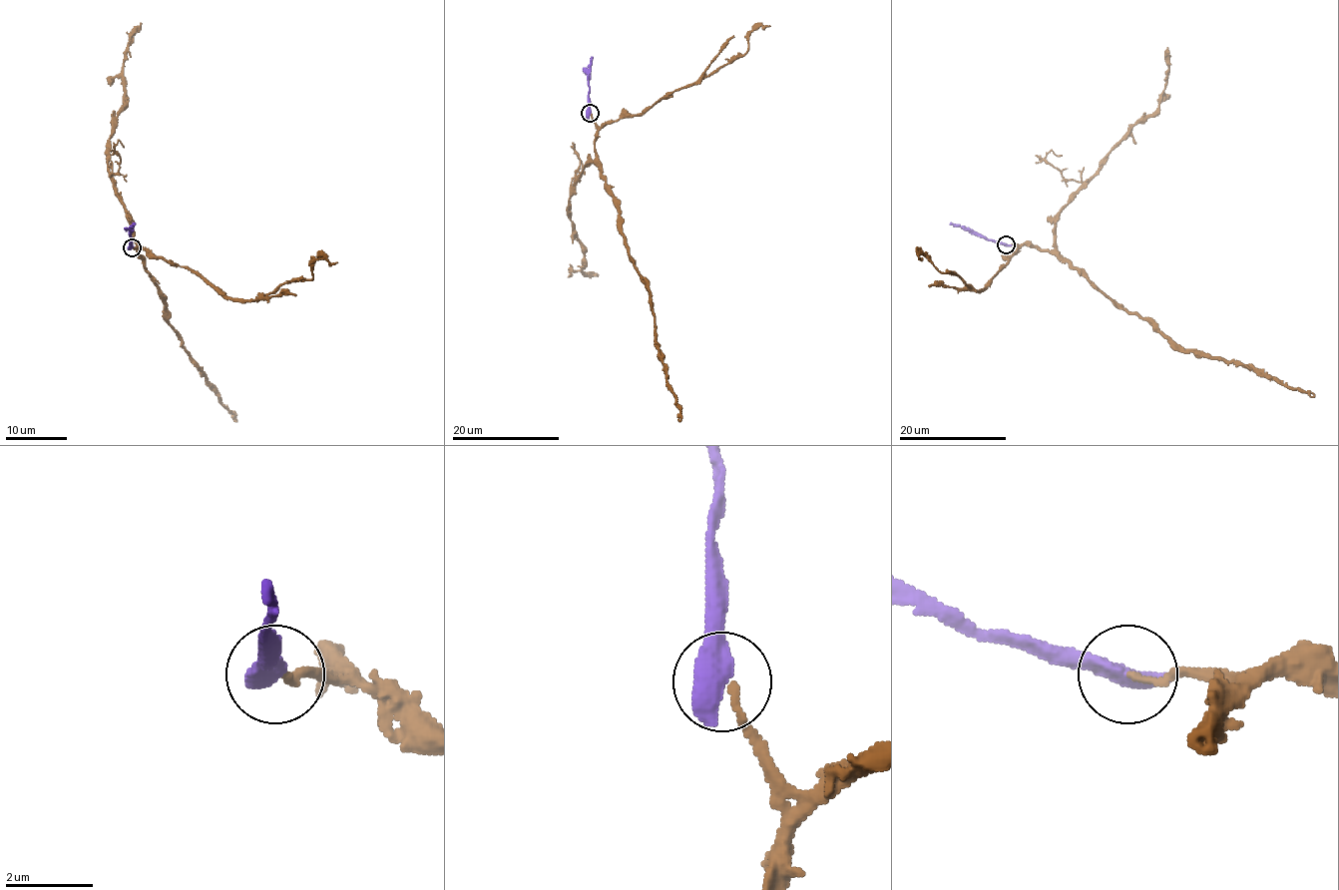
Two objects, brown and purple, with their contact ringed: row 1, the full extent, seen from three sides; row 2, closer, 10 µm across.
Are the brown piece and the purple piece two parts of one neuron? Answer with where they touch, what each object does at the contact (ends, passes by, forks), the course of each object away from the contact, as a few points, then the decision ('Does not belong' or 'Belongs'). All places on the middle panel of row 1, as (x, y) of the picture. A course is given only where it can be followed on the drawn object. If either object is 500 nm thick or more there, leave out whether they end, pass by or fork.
Place: (590, 113). Course of brown: (590, 113), (599, 175), (618, 211), (624, 244), (649, 292), (656, 346), (679, 421). Course of purple: (590, 113), (589, 69), (593, 57). Belongs

